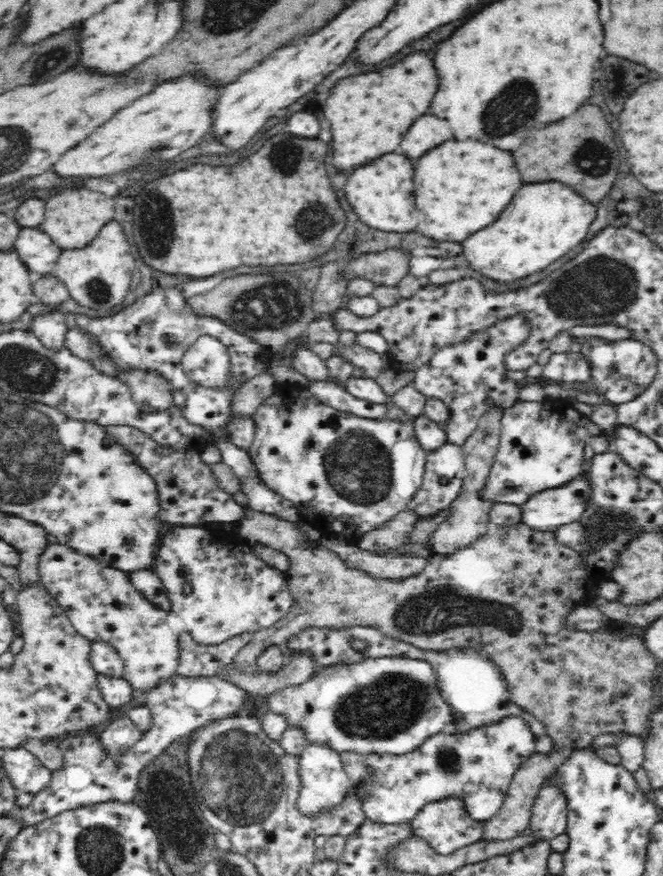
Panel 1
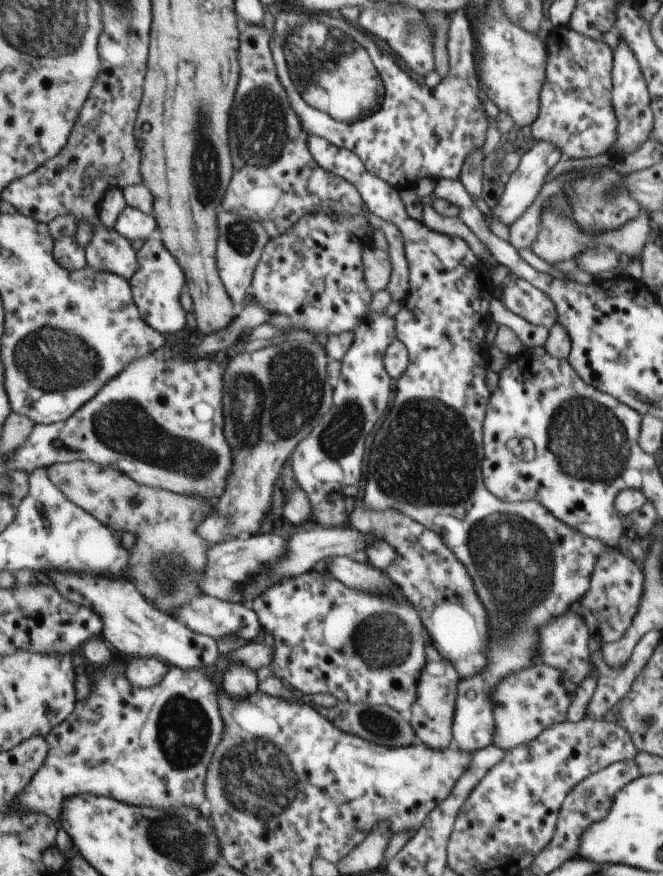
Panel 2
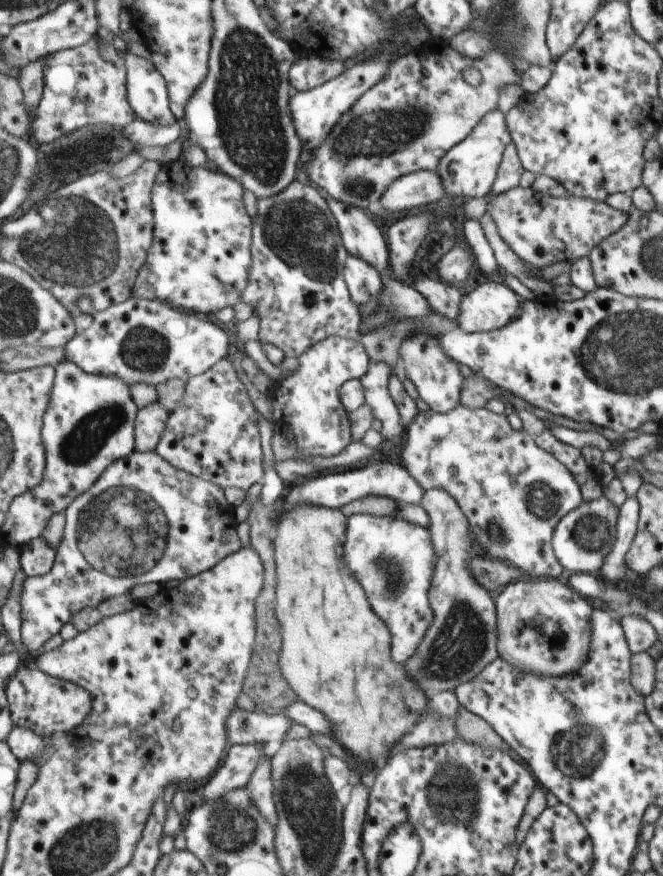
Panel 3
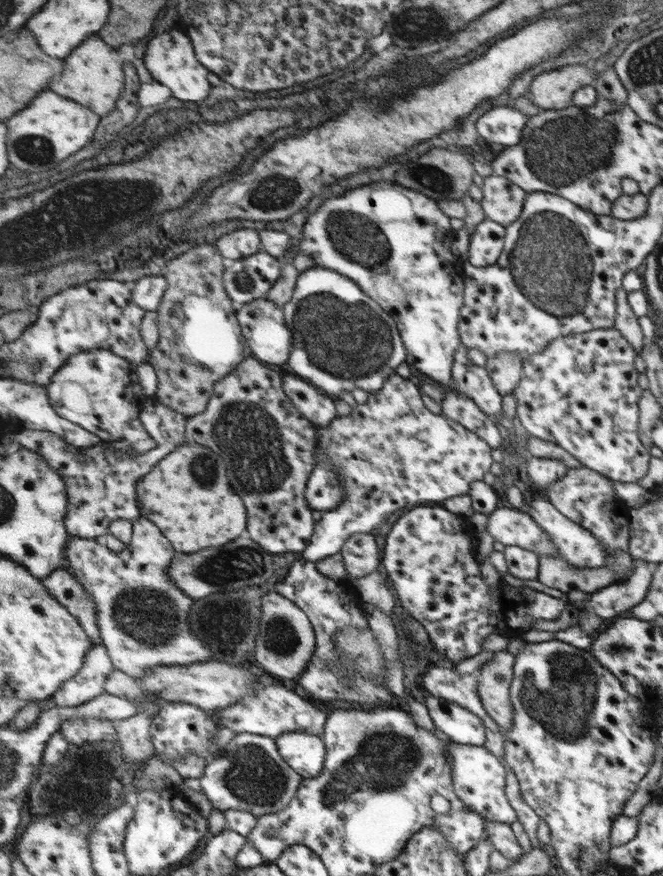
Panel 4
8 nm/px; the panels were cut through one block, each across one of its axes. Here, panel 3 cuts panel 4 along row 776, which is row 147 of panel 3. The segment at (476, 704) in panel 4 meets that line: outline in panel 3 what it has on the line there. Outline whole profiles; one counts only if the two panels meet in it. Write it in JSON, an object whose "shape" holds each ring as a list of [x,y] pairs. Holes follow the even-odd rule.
{"shape":[[[510,141],[510,144],[506,146],[503,152],[503,157],[497,170],[496,180],[494,181],[489,197],[497,196],[497,194],[517,187],[520,182],[520,176],[522,176],[524,171],[516,145]]]}

